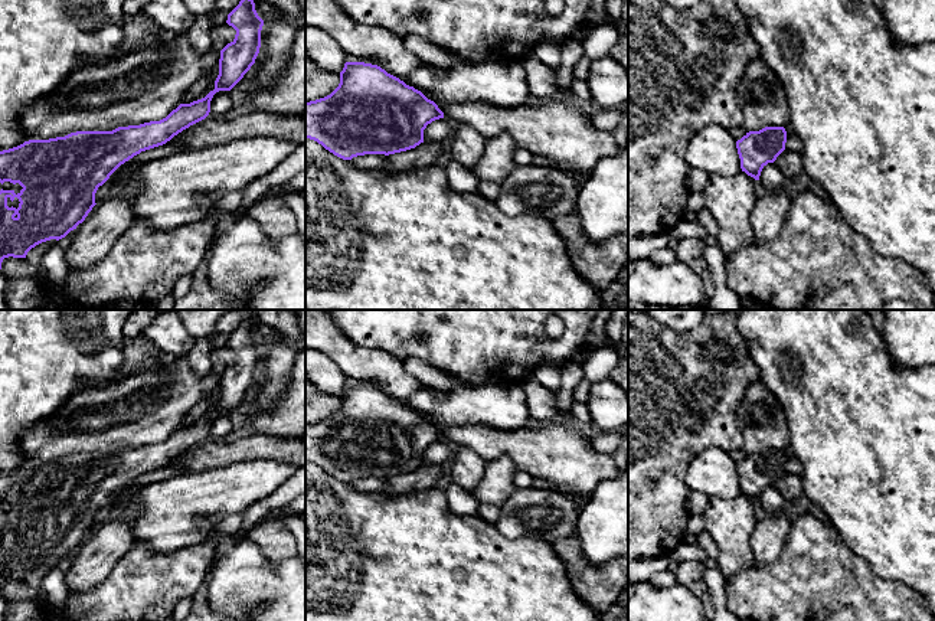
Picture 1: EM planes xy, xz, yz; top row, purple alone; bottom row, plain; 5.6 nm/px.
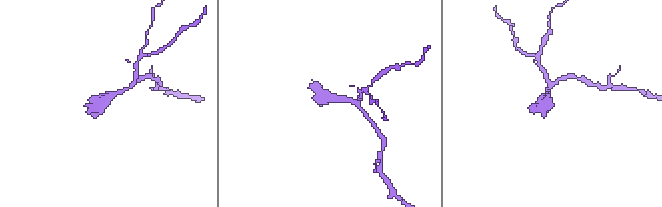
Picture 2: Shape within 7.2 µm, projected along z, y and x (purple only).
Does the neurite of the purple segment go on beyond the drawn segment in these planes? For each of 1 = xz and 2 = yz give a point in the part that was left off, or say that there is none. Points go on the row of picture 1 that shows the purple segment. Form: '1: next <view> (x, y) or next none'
1: next none
2: next none

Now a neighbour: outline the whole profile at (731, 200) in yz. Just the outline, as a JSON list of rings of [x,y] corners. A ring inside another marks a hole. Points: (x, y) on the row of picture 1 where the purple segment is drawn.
[[[745,171],[732,177],[709,174],[702,193],[719,228],[716,245],[726,258],[753,244],[751,215],[759,193],[758,180]]]

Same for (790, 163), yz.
[[[784,150],[775,160],[787,179],[794,179],[804,173],[801,153]]]

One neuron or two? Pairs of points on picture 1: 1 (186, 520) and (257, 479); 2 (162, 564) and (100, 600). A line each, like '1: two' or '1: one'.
1: one
2: one

